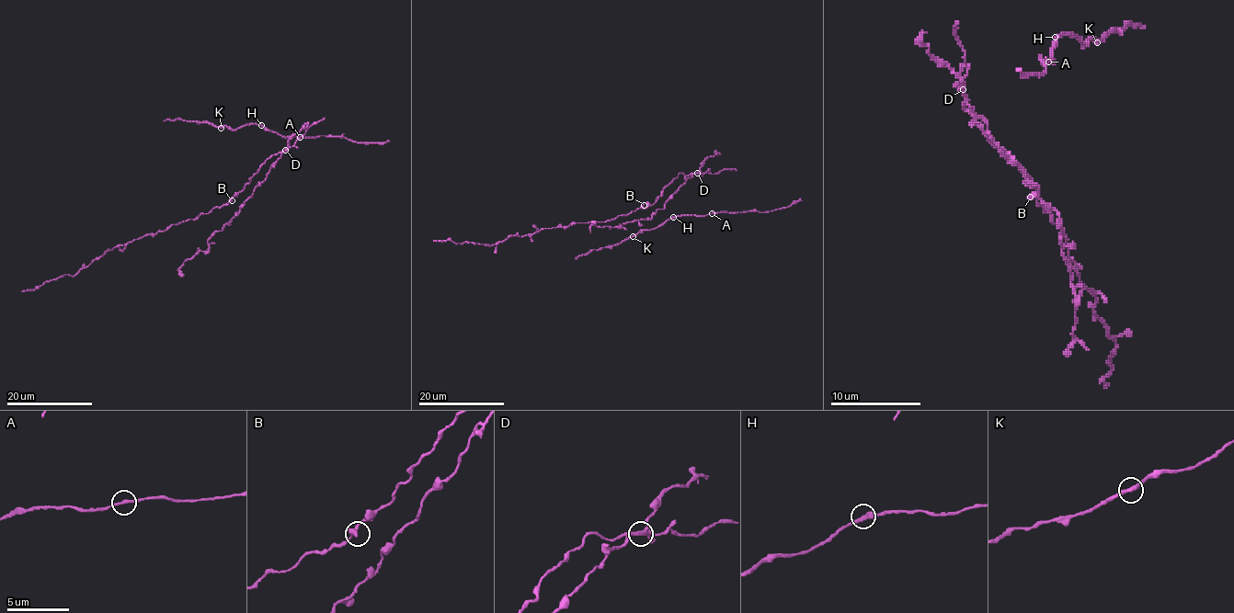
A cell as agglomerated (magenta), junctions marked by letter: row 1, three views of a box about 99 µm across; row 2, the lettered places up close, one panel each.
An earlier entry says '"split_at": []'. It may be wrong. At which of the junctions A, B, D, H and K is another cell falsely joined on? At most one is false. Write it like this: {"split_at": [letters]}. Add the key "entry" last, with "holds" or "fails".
{"split_at": ["D"], "entry": "fails"}

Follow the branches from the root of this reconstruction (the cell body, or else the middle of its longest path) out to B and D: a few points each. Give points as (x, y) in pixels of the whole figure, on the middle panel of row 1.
B: (657, 198), (652, 205), (645, 208), (644, 205)
D: (657, 198), (679, 173), (697, 173)

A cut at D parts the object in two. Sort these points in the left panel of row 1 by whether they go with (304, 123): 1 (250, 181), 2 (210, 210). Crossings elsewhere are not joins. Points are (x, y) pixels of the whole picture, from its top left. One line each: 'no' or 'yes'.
1: no
2: no

